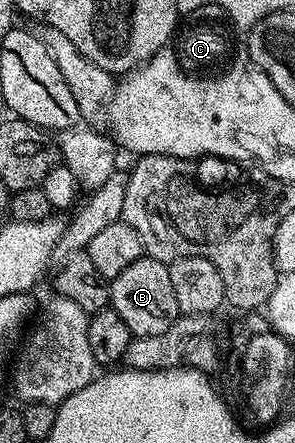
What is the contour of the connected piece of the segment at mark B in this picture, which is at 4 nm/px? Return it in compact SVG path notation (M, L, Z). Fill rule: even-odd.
M150 257L133 261L109 283L109 307L125 321L132 336L165 333L181 312L173 293L173 281L169 278L168 264Z

